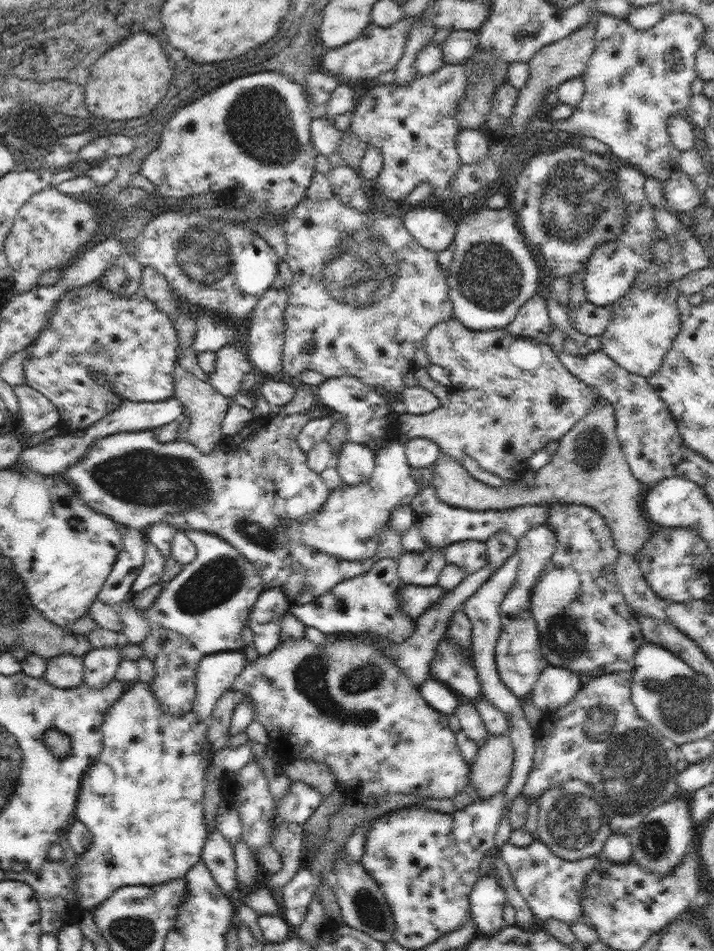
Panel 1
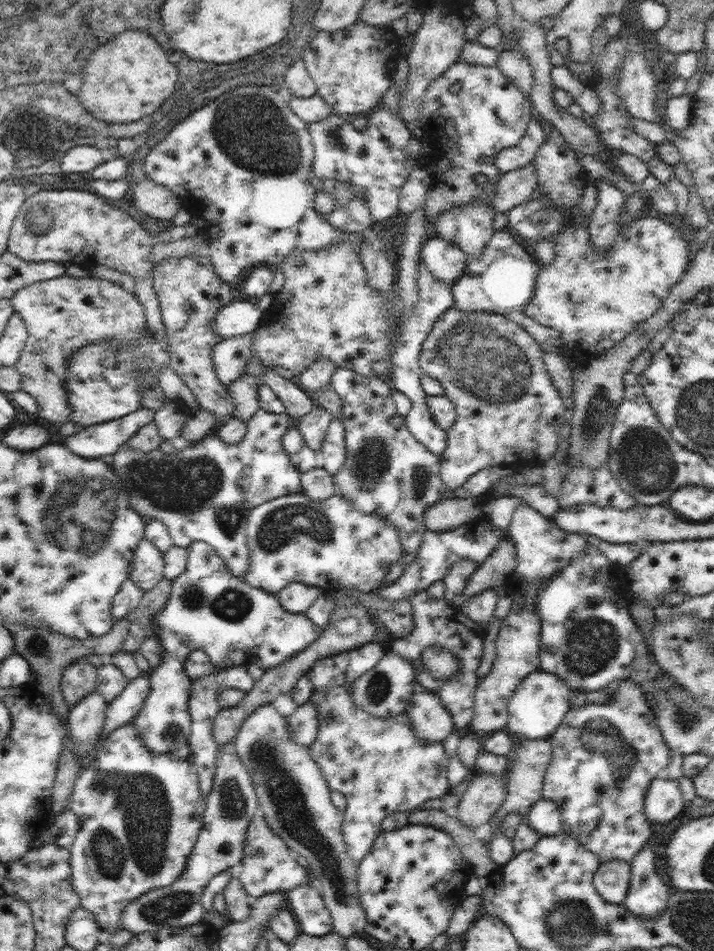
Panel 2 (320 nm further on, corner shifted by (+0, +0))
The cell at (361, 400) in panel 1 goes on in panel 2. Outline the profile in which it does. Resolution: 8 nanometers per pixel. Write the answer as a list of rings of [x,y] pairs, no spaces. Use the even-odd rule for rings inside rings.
[[[338,367],[328,384],[342,401],[341,422],[345,429],[345,461],[340,470],[333,477],[333,484],[338,486],[338,492],[347,498],[360,512],[364,514],[383,514],[389,523],[398,531],[399,541],[403,552],[405,570],[417,557],[418,549],[427,531],[425,512],[439,500],[446,498],[472,498],[486,494],[486,492],[504,477],[512,476],[517,470],[502,465],[491,466],[476,472],[460,487],[452,490],[448,488],[440,476],[439,455],[430,452],[424,443],[418,442],[404,423],[404,417],[396,413],[392,400],[394,389],[387,377],[377,374],[362,376],[352,369]]]

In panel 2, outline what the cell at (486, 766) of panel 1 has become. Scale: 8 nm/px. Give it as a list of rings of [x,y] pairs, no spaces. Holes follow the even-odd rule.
[[[485,774],[475,776],[471,783],[468,785],[468,789],[459,799],[458,818],[472,830],[476,830],[478,826],[491,822],[490,819],[498,812],[498,809],[504,804],[507,795],[506,787],[506,775]]]

